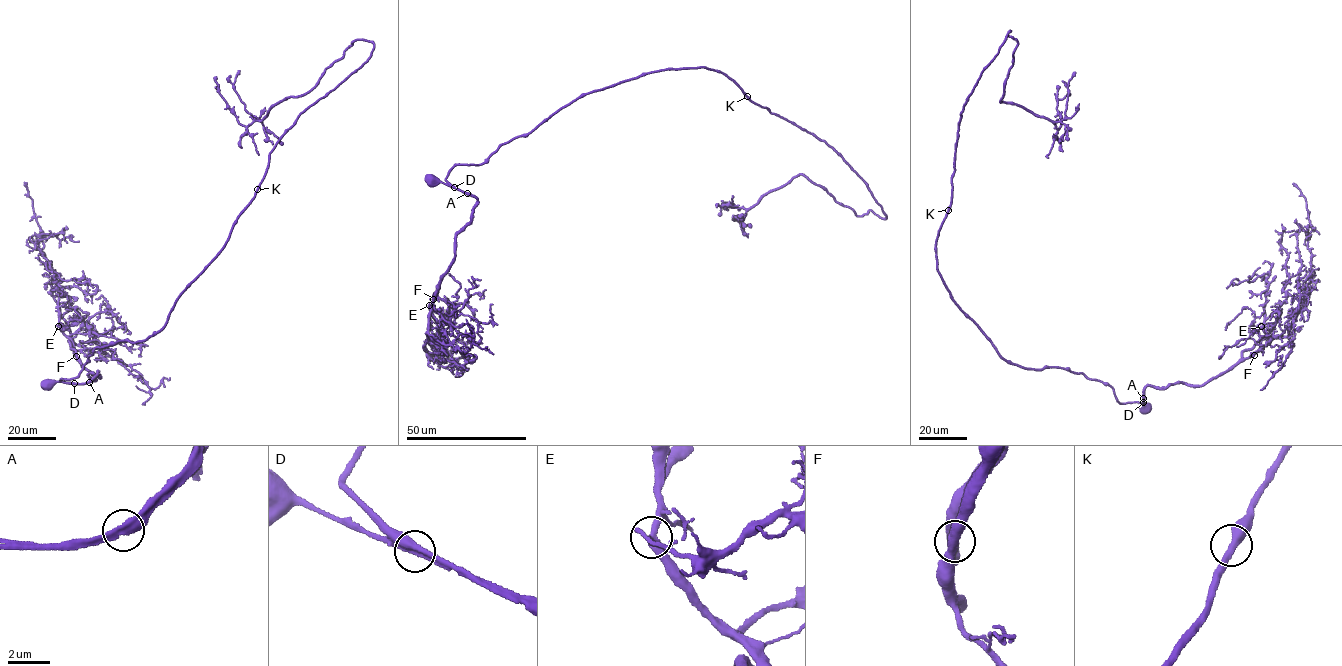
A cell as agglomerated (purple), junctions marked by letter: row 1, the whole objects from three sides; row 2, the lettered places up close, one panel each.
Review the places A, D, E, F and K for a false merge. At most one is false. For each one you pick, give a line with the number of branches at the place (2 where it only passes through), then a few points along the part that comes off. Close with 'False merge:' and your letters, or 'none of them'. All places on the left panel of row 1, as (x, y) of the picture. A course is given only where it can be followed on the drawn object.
False merge: none of them

